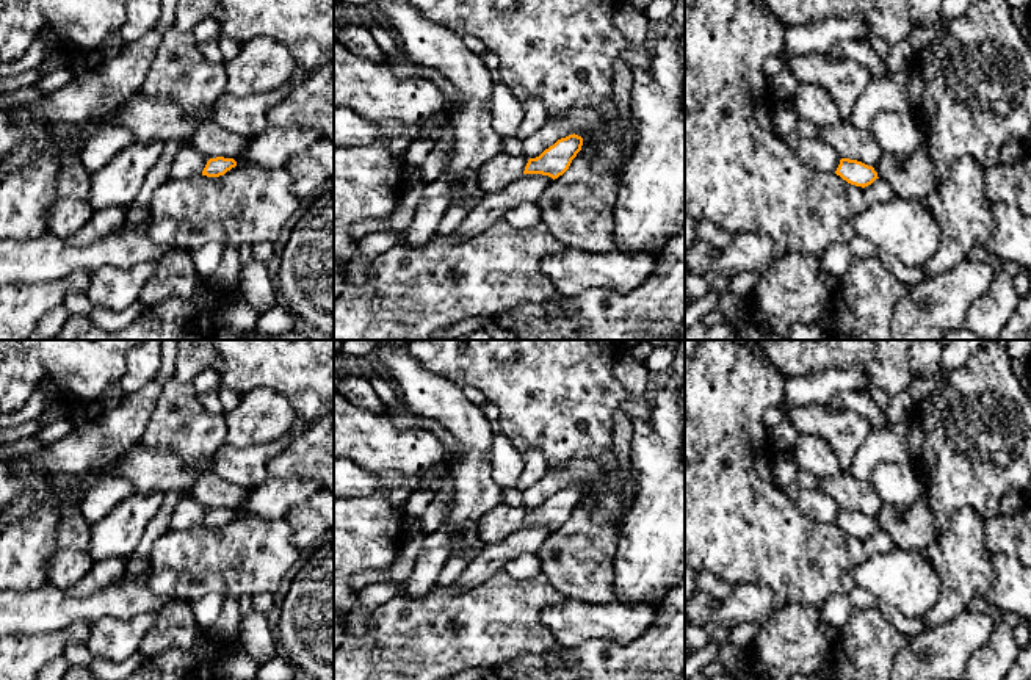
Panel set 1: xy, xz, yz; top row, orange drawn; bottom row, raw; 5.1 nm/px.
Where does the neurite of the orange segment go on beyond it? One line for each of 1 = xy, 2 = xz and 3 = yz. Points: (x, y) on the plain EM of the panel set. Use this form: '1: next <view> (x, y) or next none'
1: next none
2: next none
3: next none

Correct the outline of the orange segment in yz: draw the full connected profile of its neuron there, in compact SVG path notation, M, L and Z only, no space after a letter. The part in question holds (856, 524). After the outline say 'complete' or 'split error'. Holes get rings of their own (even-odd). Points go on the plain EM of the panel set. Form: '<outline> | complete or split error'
M849 509L840 511L835 525L840 526L848 534L862 539L871 536L876 530L879 530L873 517Z | complete

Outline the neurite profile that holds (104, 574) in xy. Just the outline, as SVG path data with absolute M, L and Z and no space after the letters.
M107 559L94 562L89 573L72 586L64 589L64 594L74 597L91 595L108 586L121 584L125 575L125 561Z

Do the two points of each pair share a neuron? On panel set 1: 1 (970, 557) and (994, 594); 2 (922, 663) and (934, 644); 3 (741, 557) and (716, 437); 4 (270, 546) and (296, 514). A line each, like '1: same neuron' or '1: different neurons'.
1: different neurons
2: same neuron
3: same neuron
4: different neurons

